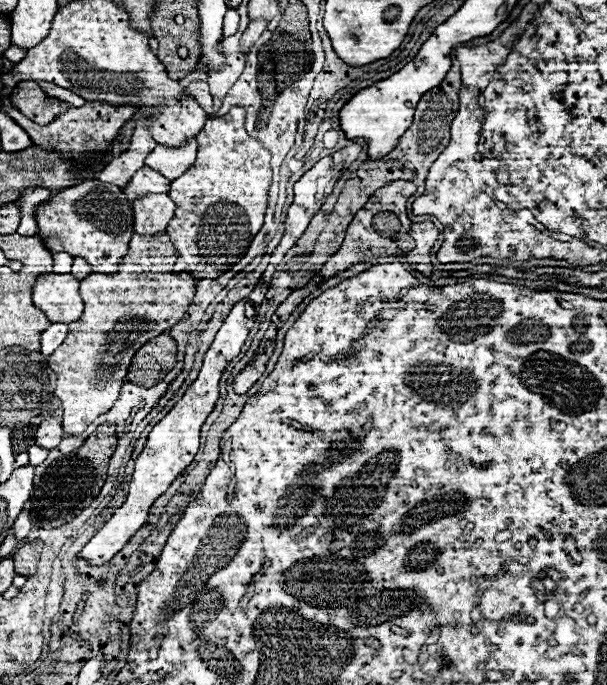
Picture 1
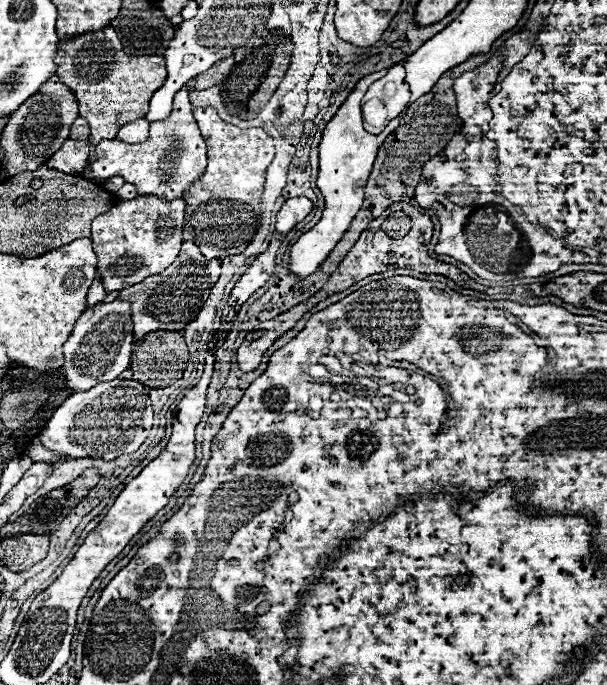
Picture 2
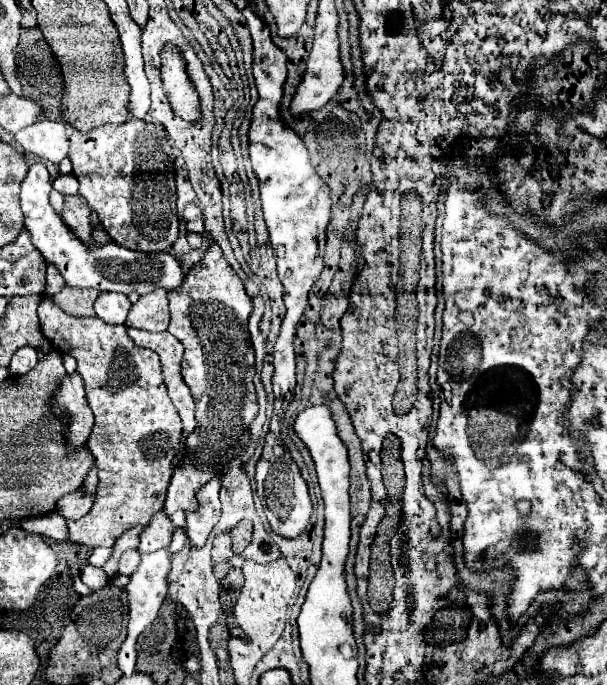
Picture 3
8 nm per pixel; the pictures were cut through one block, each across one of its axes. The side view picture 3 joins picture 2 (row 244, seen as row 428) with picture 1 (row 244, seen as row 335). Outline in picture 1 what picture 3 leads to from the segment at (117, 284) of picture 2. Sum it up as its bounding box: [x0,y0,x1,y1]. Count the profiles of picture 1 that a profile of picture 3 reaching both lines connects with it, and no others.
[36,180,134,274]

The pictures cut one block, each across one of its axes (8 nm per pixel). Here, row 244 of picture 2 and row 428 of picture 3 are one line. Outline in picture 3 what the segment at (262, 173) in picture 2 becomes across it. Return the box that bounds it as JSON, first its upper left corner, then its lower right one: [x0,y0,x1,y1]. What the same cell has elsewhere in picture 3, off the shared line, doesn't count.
[162,242,258,516]

